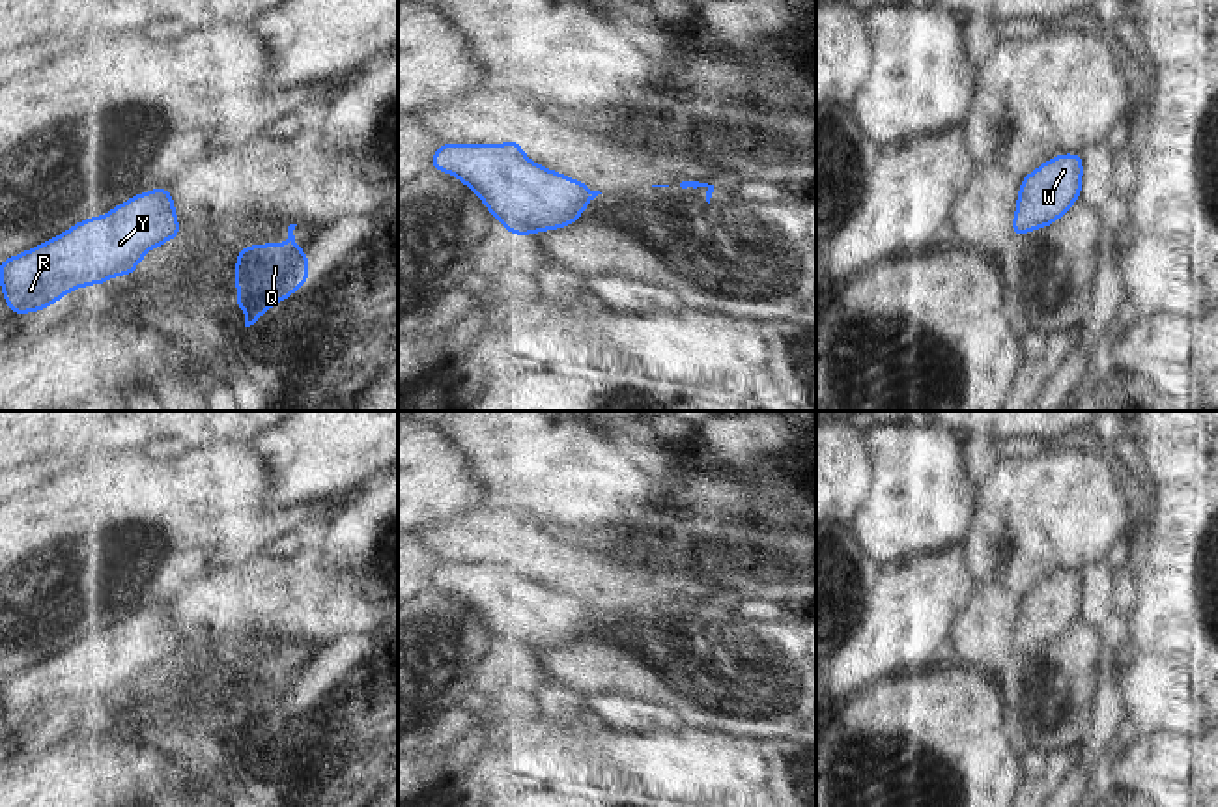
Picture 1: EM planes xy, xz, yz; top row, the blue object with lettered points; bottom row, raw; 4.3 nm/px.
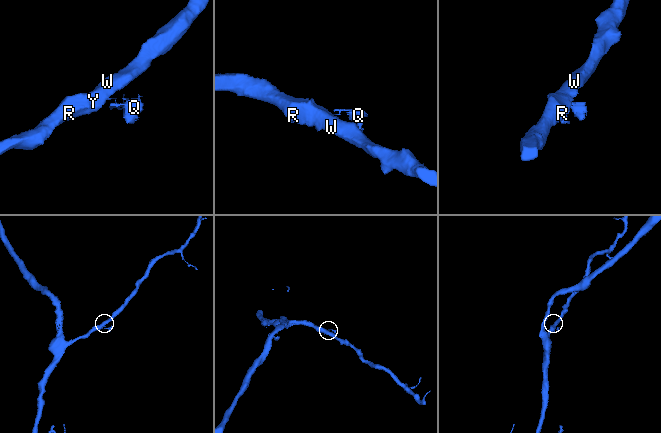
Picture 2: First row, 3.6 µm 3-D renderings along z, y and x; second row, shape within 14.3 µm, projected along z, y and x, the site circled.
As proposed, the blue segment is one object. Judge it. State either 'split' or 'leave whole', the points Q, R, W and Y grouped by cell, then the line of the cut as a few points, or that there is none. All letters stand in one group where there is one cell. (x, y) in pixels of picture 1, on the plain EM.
split; Q / R W Y; cut in xy along (178, 647), (172, 654)

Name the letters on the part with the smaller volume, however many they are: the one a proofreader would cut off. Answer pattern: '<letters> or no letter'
Q

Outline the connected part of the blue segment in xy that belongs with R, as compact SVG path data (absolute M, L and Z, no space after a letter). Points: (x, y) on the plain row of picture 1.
M168 605L135 613L105 635L92 633L65 650L0 680L0 708L13 734L35 732L69 710L135 693L155 665L179 648Z

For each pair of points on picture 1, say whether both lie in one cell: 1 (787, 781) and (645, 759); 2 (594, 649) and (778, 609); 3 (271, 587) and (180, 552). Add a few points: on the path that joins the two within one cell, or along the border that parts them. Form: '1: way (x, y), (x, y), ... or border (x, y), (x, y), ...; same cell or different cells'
1: way (751, 766), (680, 764); same cell
2: border (755, 609), (796, 626); different cells
3: border (264, 552), (245, 563), (226, 566), (185, 585); different cells

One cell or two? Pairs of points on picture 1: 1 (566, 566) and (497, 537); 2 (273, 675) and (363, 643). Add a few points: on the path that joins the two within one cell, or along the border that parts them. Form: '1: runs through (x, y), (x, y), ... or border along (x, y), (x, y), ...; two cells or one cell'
1: runs through (550, 559), (537, 555), (514, 537); one cell
2: border along (337, 651), (346, 660), (378, 660); two cells

